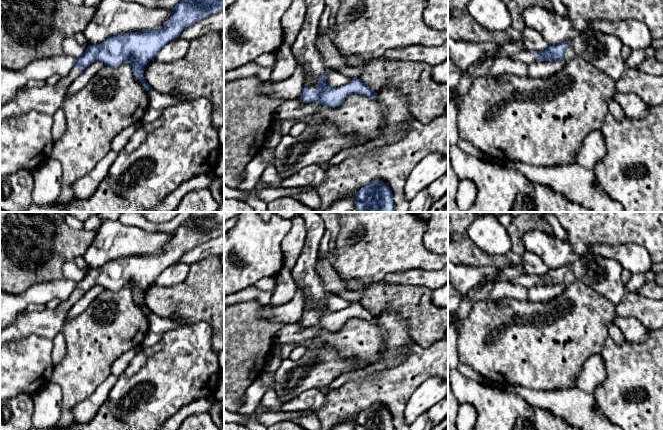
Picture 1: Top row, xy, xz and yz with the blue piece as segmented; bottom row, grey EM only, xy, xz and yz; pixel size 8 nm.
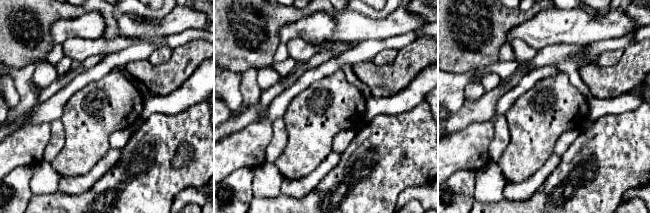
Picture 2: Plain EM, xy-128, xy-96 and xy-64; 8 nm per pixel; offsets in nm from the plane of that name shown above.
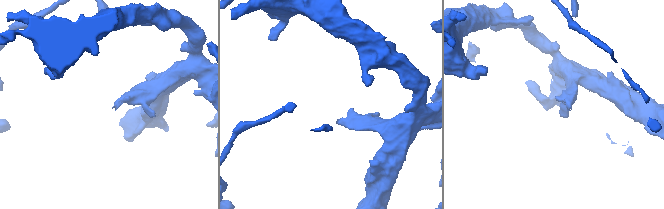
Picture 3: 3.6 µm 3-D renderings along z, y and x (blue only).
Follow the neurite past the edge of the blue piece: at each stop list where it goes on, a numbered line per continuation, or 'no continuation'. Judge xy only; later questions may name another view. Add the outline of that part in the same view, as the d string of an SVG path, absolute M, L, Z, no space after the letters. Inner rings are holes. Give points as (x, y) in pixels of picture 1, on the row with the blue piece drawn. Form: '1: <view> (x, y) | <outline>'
1: xy (47, 99) | M74 68L66 76L61 77L55 85L26 87L13 100L0 107L0 122L19 117L32 110L53 116L62 107L67 97L67 90L78 74L78 68Z

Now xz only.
1: xz (304, 49) | M306 0L306 4L305 21L291 47L297 63L300 63L304 70L304 87L314 91L319 76L327 71L315 47L315 41L319 34L319 21L326 3L325 0Z

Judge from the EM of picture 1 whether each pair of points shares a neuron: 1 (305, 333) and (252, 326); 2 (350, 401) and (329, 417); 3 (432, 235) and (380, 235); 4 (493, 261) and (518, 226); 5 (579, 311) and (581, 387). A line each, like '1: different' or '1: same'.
1: different
2: same
3: different
4: same
5: different

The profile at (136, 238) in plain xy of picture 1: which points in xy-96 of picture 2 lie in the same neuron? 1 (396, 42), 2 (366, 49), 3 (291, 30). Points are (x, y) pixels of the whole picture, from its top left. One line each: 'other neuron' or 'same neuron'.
1: other neuron
2: other neuron
3: same neuron

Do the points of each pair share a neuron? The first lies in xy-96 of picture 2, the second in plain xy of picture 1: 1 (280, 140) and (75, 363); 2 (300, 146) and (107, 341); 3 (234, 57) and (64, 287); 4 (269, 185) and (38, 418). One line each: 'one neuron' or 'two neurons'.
1: two neurons
2: one neuron
3: two neurons
4: one neuron

